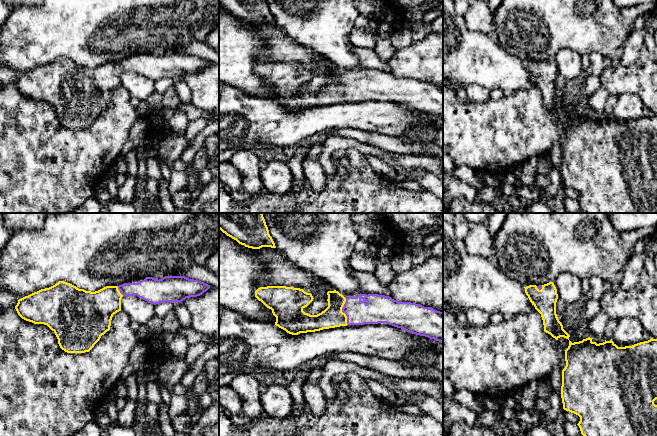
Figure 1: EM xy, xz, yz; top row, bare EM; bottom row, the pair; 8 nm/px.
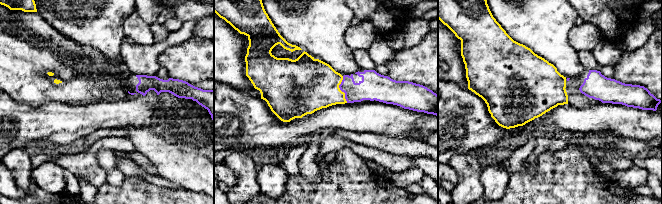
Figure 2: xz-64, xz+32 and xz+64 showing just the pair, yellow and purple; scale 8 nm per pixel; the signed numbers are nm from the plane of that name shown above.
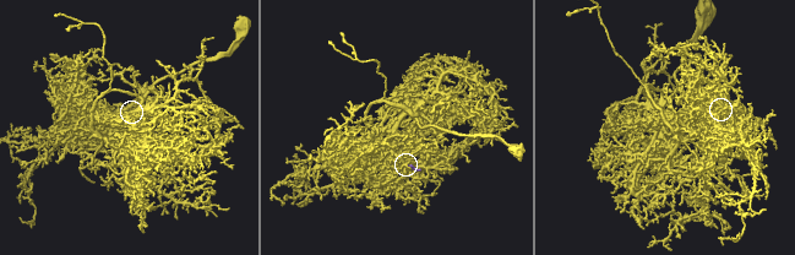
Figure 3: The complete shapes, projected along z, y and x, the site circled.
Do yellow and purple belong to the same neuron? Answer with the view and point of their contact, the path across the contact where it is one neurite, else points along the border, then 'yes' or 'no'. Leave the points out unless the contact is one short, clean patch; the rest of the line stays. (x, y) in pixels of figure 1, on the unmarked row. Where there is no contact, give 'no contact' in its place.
contact xz (341, 87); way xz (332, 92), (341, 87), (358, 88); yes

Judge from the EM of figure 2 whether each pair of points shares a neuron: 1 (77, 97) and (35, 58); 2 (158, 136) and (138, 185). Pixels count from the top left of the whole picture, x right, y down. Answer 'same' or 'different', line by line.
1: same
2: different

